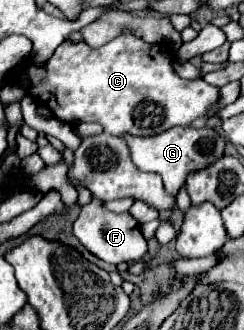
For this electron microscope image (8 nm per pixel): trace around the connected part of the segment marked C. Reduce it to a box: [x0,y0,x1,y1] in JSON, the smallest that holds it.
[20,33,218,137]

